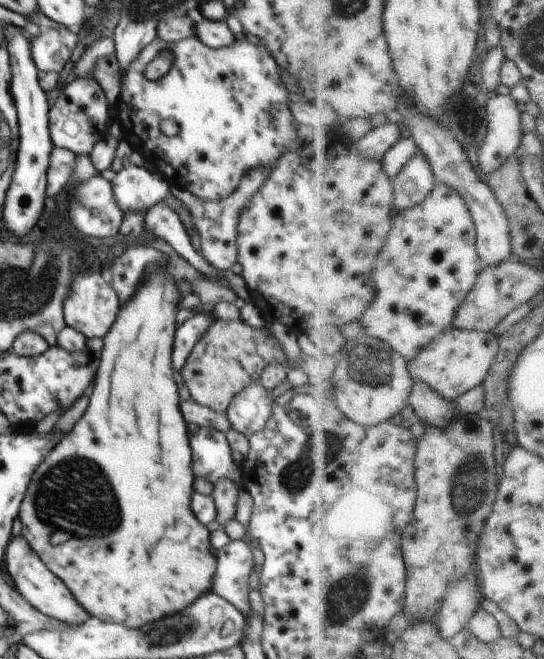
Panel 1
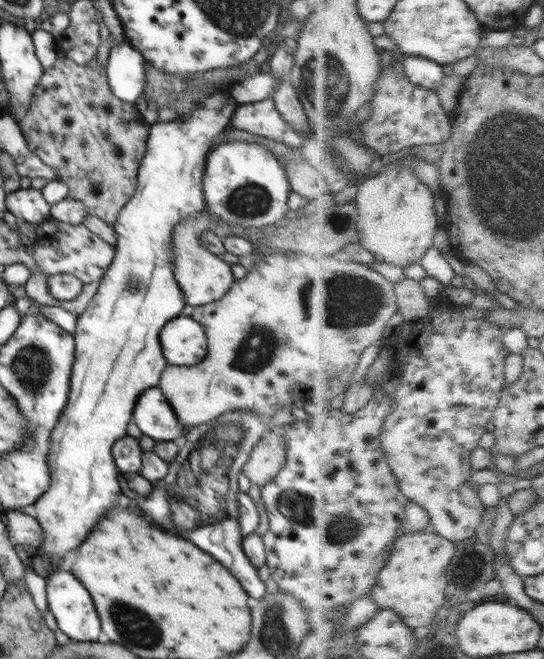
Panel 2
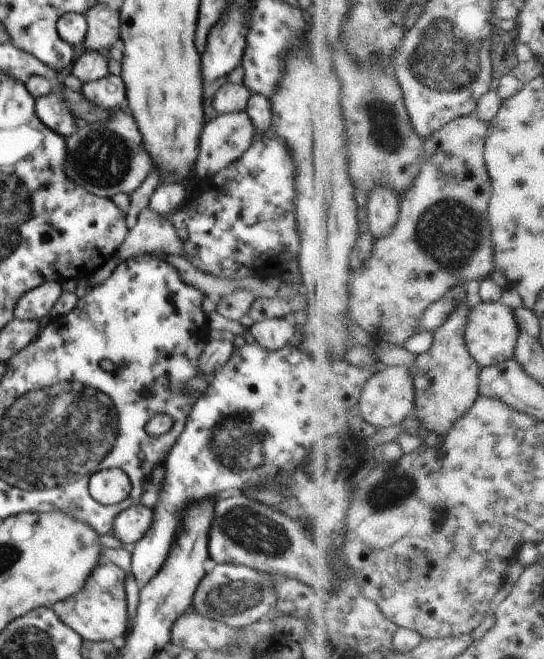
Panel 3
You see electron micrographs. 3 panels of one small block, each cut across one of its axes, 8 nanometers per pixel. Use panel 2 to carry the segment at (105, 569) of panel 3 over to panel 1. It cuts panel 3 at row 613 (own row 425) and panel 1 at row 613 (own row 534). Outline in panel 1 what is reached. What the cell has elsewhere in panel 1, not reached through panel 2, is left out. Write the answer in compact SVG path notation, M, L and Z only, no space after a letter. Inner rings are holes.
M21 535L11 537L5 550L5 560L7 576L10 582L37 611L42 612L47 617L52 617L62 623L69 625L79 625L86 622L90 616L78 604L72 596L67 586L42 562L42 559L32 550L29 542Z

